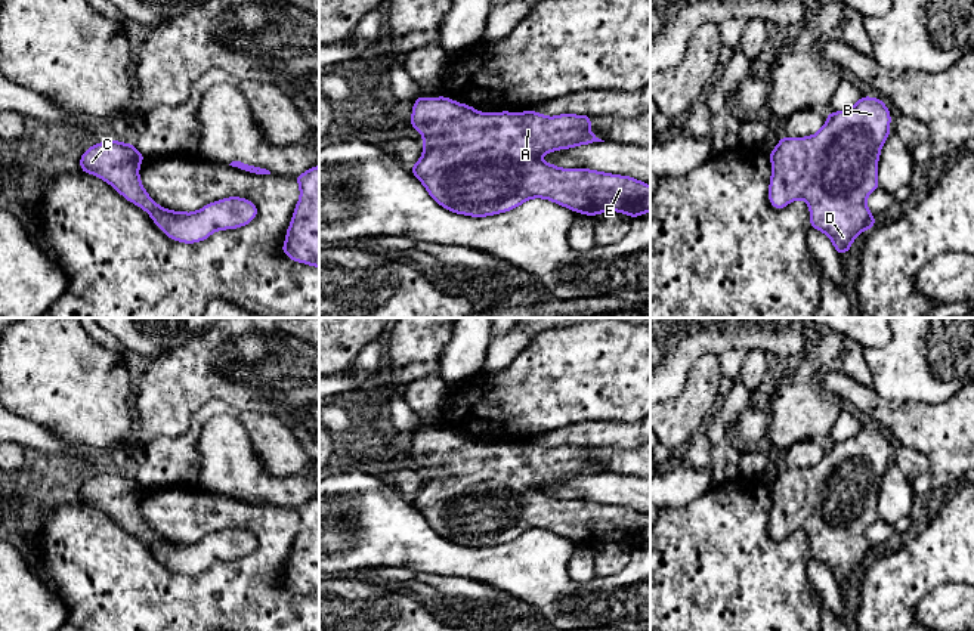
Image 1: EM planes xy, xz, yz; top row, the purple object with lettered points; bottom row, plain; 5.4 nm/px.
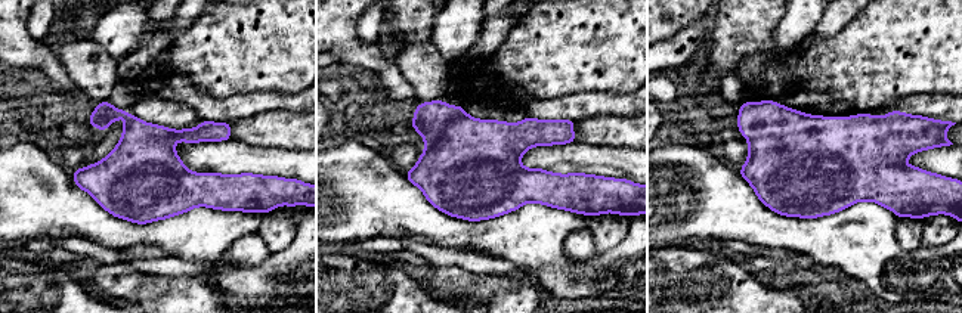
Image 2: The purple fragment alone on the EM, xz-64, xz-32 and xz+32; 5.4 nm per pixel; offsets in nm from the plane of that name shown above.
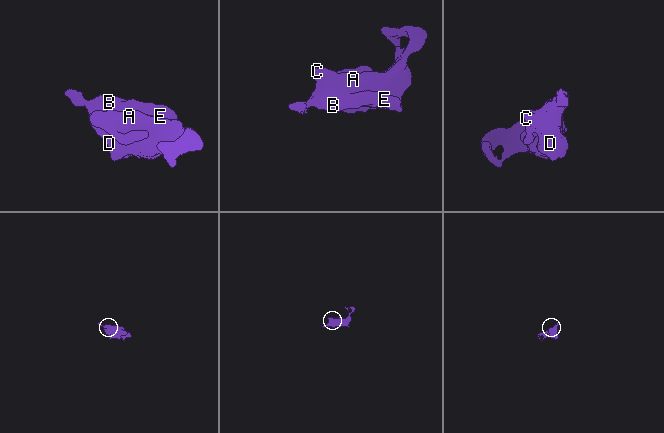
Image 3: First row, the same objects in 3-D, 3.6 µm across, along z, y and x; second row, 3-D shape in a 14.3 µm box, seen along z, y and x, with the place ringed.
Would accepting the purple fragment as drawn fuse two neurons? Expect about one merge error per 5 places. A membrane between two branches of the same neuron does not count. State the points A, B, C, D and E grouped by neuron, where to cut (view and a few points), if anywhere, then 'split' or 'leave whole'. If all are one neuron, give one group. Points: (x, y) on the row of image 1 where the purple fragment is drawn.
A B C D E; no cut; leave whole

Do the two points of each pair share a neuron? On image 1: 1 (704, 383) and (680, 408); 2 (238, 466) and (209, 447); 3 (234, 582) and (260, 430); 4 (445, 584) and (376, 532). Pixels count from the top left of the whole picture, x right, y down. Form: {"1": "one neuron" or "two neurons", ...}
{"1": "one neuron", "2": "one neuron", "3": "two neurons", "4": "two neurons"}

